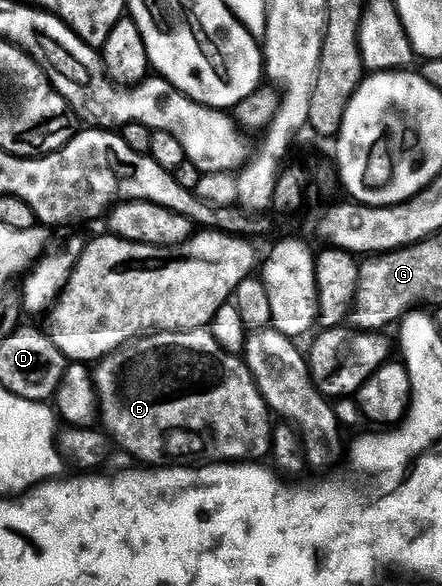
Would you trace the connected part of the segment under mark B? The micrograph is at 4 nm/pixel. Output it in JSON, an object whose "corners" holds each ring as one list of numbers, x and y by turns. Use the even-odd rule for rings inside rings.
{"corners":[[209,329,184,330,177,334,162,332,142,345,123,366,111,361,99,365,96,370,105,433,132,457,139,458,142,461,139,463,150,468,197,466,205,459,202,458,205,454,210,460,244,462,265,459,262,457,273,451,276,426,270,423,270,405,264,400,245,361,227,352]]}

